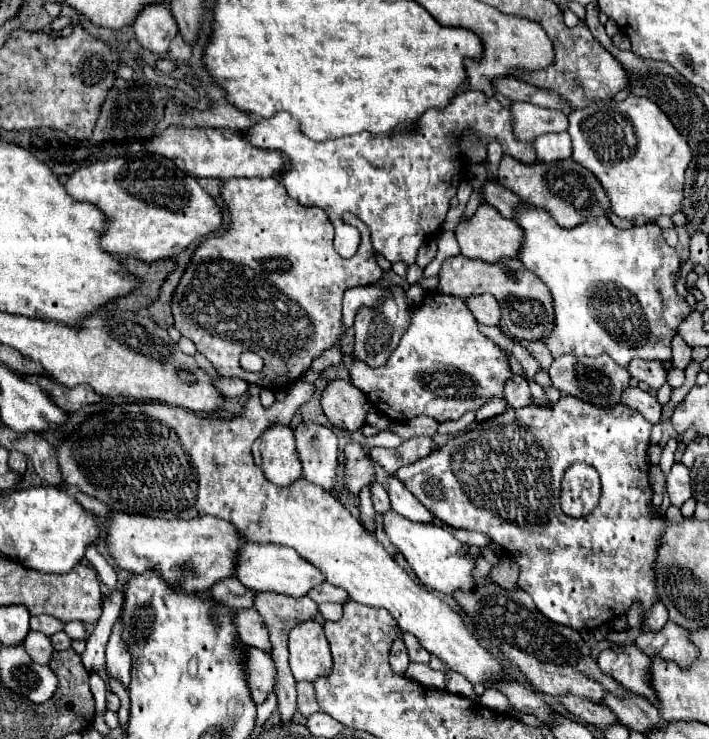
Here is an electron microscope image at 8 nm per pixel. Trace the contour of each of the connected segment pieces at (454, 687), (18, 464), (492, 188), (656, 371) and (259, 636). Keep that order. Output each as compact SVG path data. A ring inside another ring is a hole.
M446 670L446 690L452 694L460 694L464 698L470 698L474 702L480 702L480 696L476 696L476 692L472 690L472 684L458 672L454 670Z
M10 452L8 464L10 464L10 470L16 472L18 476L22 476L24 470L26 470L26 458L24 458L24 454L20 454L20 452Z
M486 180L482 186L482 198L486 204L494 206L504 218L512 218L514 206L520 204L520 198L514 196L514 192L510 192L508 188L500 186L494 180Z
M634 358L630 364L628 364L628 372L632 378L648 384L652 390L658 390L666 384L666 372L662 368L660 362L656 360L640 360L640 358Z
M240 608L234 610L232 622L236 626L236 634L238 638L254 648L260 648L264 652L270 650L270 640L268 640L268 630L262 624L260 614L254 608Z

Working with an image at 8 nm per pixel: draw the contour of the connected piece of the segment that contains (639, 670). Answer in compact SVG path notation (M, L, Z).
M630 642L606 648L598 656L598 666L626 690L632 690L634 694L646 696L650 702L654 702L654 692L648 688L650 658L636 644Z

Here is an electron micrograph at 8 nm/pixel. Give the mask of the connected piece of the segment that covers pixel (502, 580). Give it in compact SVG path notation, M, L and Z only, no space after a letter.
M504 558L500 564L492 566L488 578L492 582L496 582L498 586L502 586L502 588L516 588L518 586L516 584L516 576L518 576L518 566L512 560Z

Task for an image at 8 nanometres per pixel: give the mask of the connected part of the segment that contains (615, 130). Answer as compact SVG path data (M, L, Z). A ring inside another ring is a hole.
M628 96L624 102L598 100L588 104L586 108L572 110L568 114L568 122L568 134L572 138L572 160L594 172L610 200L612 214L630 220L634 216L656 218L672 216L674 212L678 212L682 202L684 170L690 164L692 152L682 134L670 124L666 114L652 100L636 96Z

